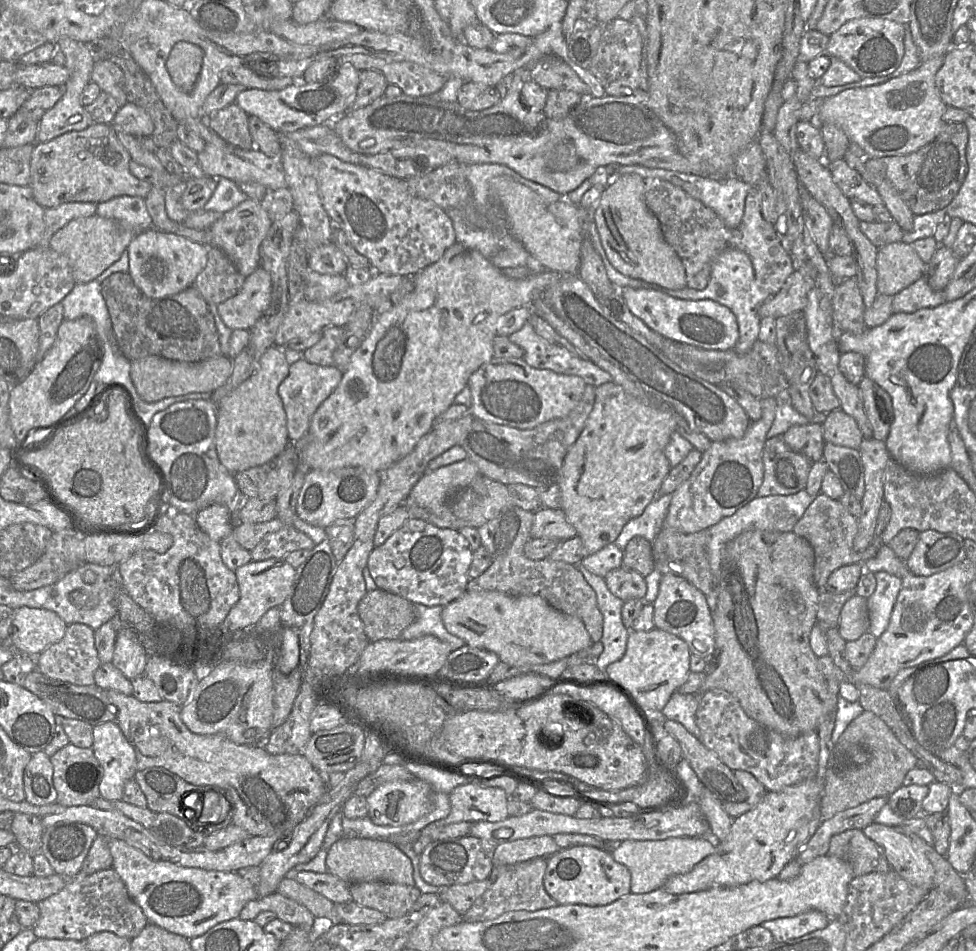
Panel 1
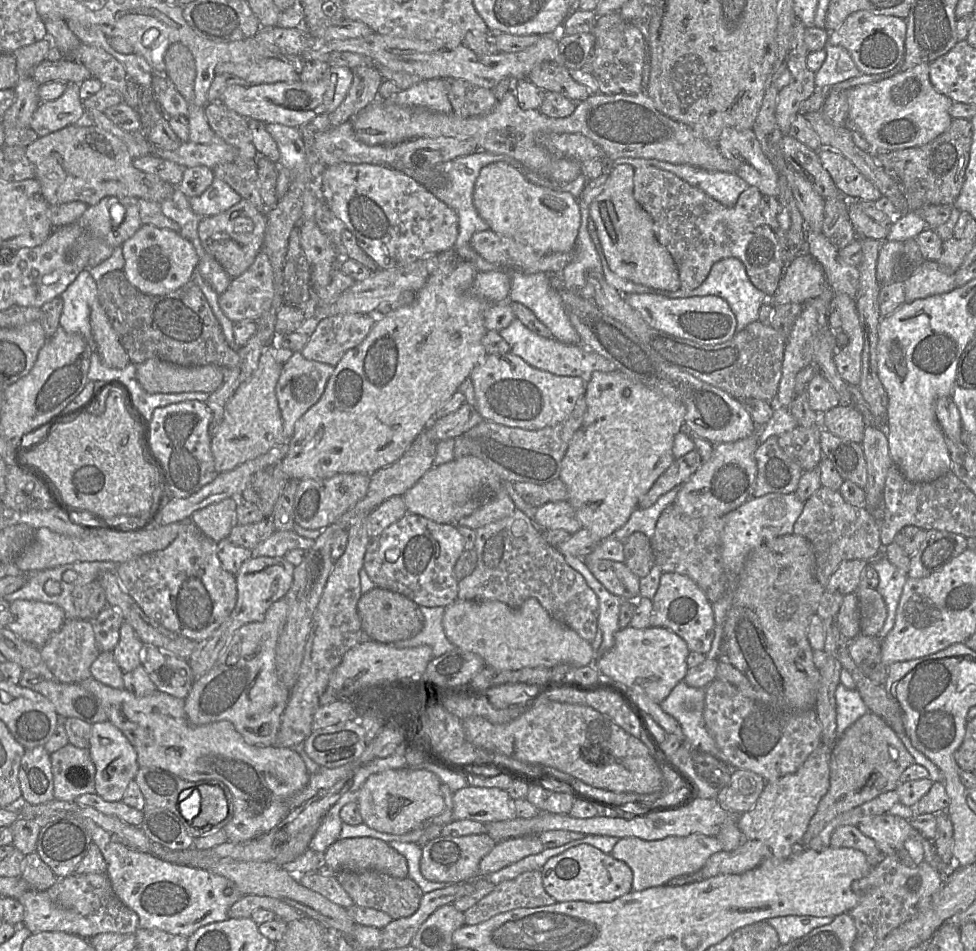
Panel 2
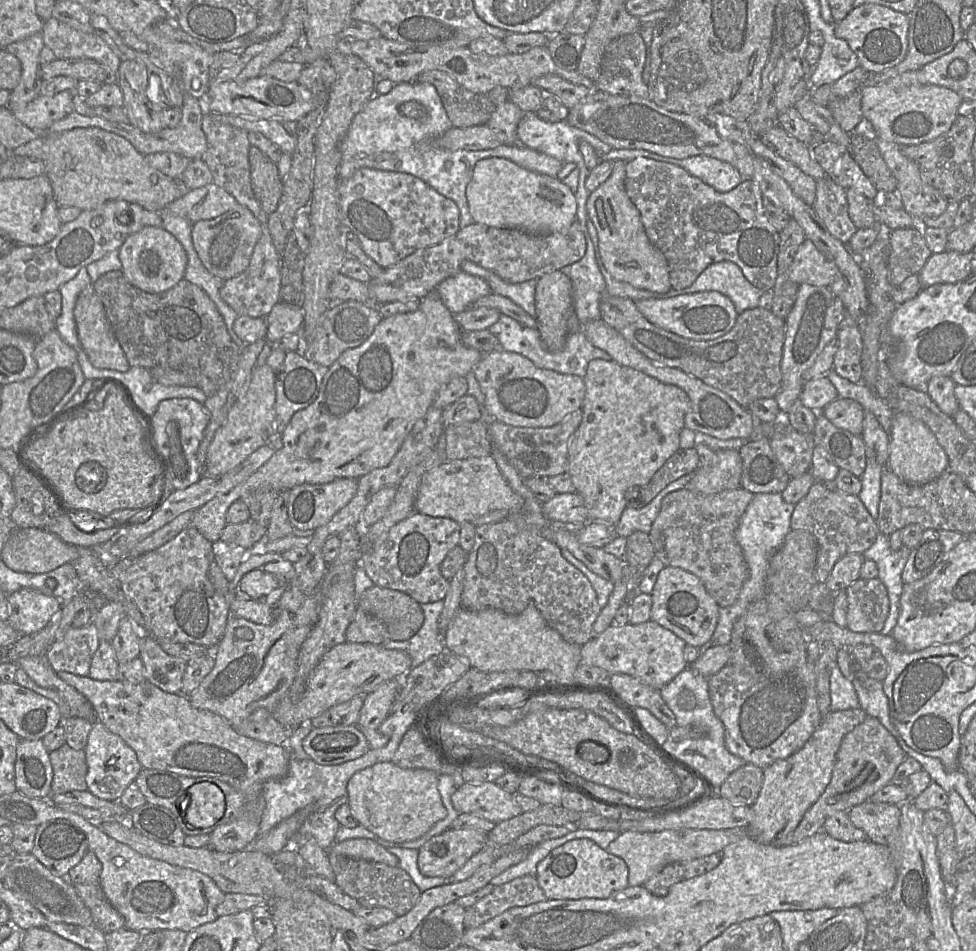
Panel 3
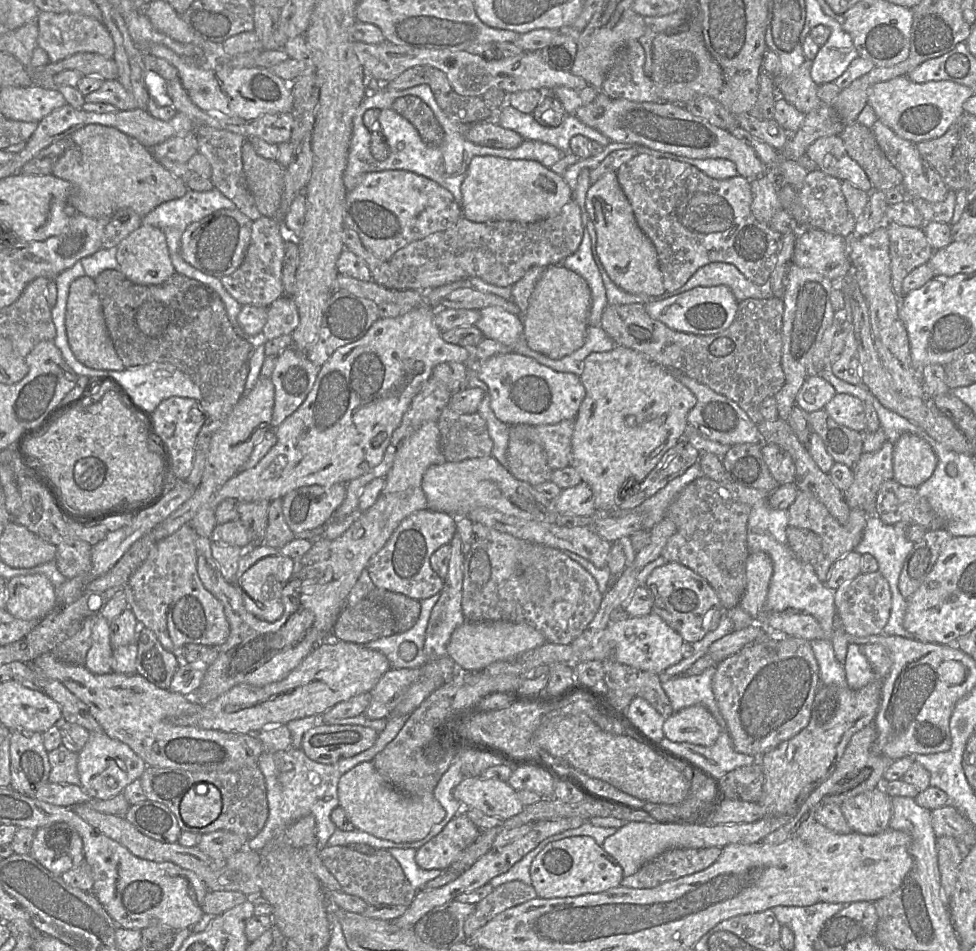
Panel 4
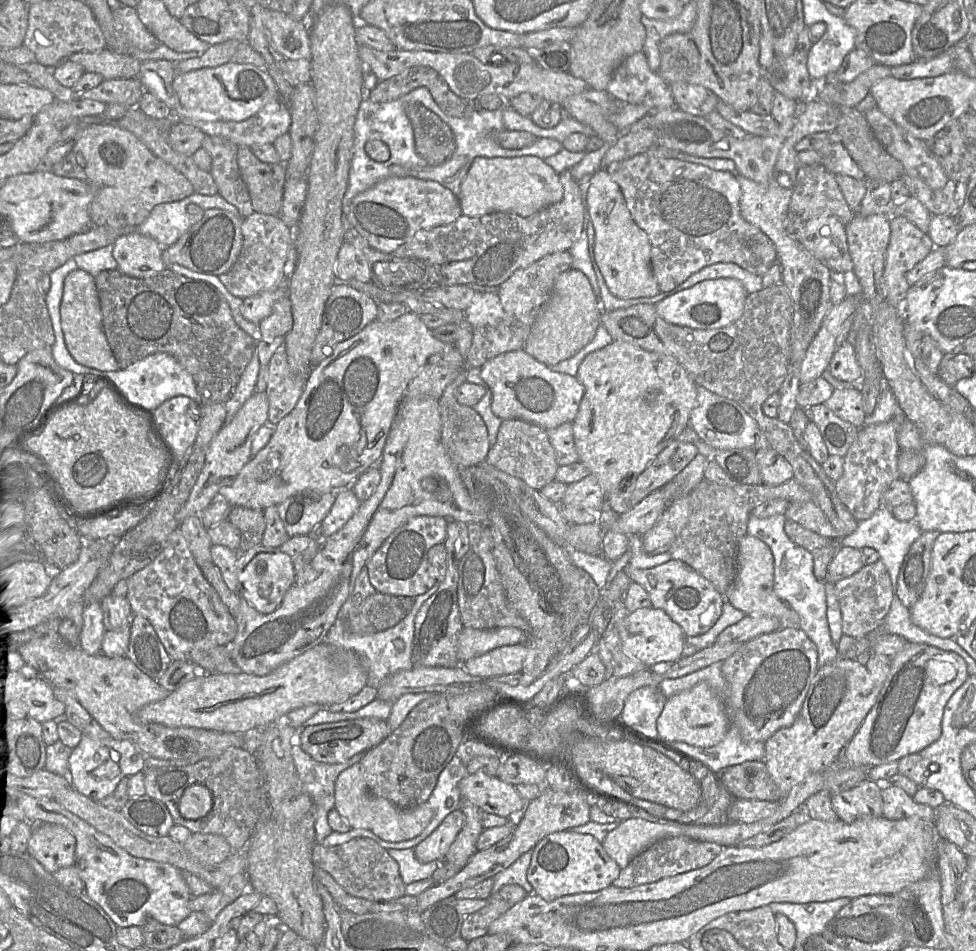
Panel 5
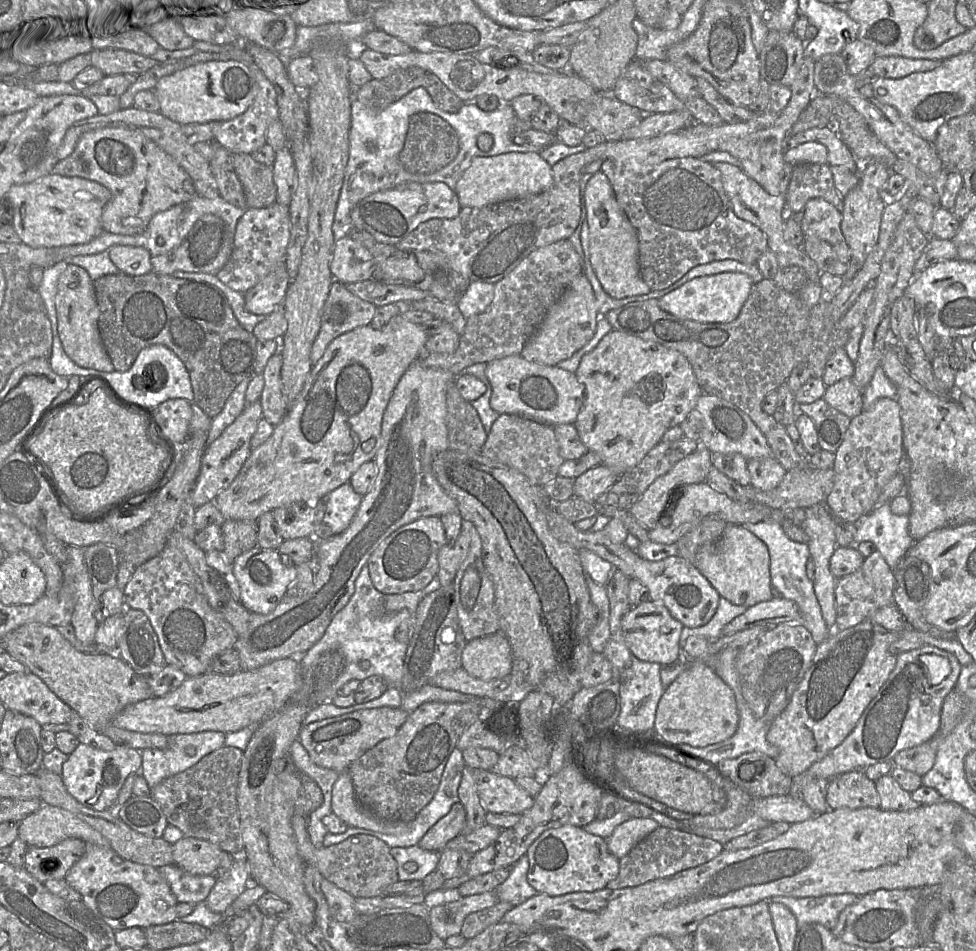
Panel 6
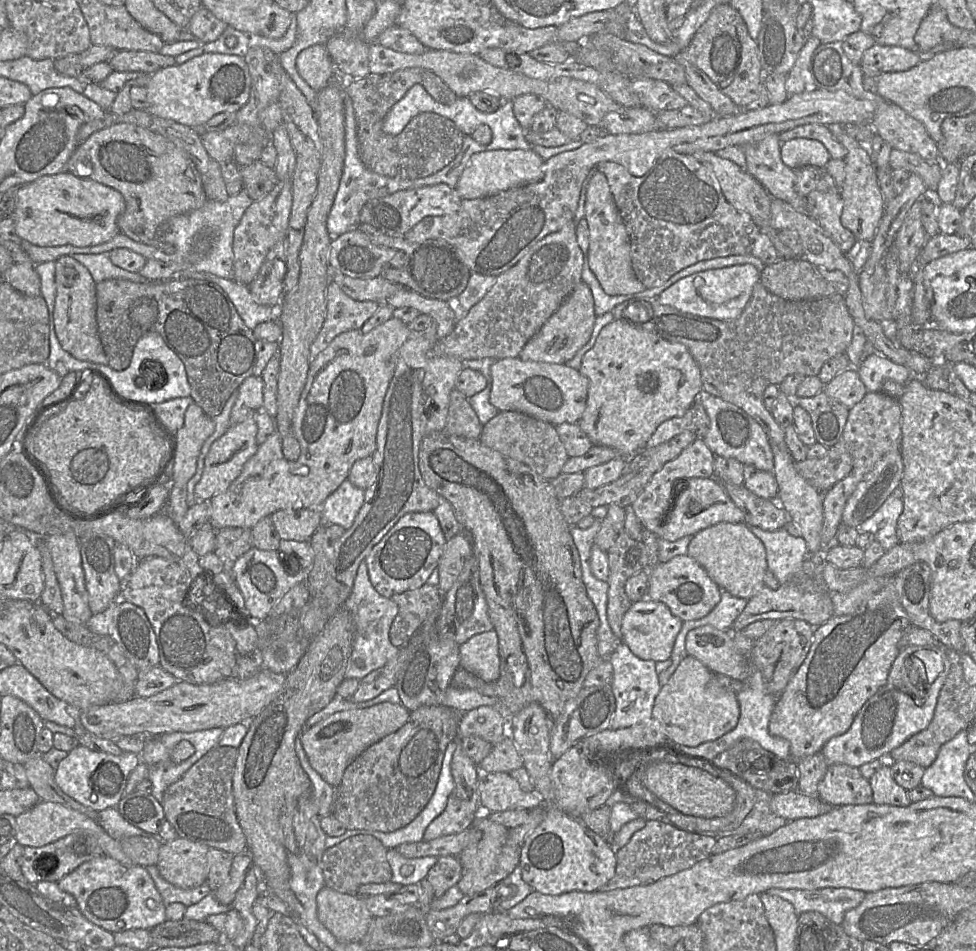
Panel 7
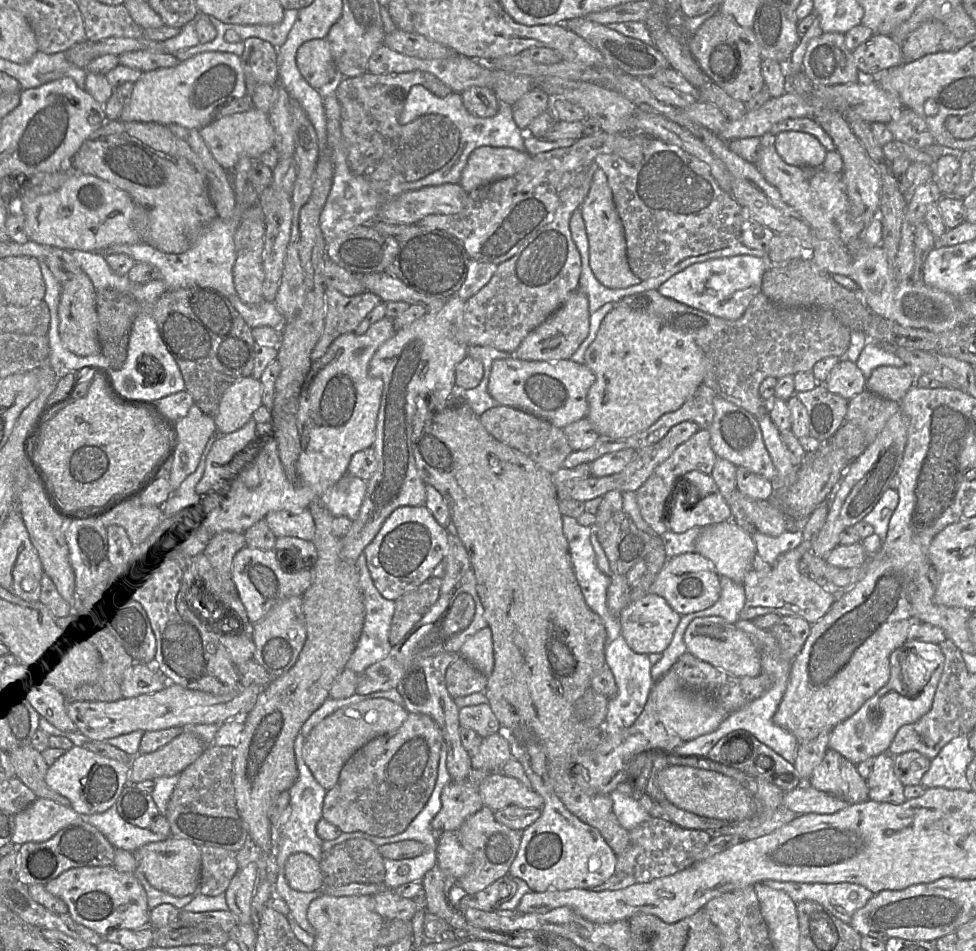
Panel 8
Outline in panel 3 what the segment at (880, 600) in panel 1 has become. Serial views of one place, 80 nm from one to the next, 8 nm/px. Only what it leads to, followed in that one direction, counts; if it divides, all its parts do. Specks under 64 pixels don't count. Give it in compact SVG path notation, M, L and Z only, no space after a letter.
M880 532L875 543L863 553L865 559L876 563L878 578L885 585L890 600L888 617L880 632L883 635L891 635L898 620L900 597L904 587L902 572L910 552L911 549L904 545L898 550L893 550L889 543L889 536Z

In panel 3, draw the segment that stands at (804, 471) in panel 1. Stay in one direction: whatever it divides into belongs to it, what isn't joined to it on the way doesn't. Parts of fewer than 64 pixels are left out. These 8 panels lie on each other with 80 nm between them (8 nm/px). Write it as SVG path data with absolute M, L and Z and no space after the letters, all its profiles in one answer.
M770 438L749 441L738 451L742 458L741 486L752 493L781 493L792 479L774 454Z

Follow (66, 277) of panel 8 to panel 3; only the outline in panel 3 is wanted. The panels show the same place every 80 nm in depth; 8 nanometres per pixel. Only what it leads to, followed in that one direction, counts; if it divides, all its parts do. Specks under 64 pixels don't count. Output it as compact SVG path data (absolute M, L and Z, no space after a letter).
M93 285L86 286L80 292L74 307L74 318L81 347L94 367L120 372L125 372L130 368L125 353L108 320L104 305L96 294Z

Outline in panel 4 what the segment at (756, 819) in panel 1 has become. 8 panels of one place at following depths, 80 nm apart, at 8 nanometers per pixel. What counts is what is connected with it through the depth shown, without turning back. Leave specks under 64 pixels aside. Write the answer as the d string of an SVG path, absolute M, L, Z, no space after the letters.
M876 678L858 690L821 684L808 725L759 758L765 781L758 803L765 808L767 816L796 813L806 797L833 772L851 737L873 723L880 704L882 681Z

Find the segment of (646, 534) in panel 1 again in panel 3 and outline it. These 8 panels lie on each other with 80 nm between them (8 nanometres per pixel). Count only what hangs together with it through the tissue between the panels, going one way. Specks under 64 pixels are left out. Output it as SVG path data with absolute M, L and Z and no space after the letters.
M692 473L671 482L661 490L648 504L641 508L626 507L616 524L616 532L620 537L628 538L635 531L649 534L652 524L657 518L663 499L670 493L683 489L692 478Z

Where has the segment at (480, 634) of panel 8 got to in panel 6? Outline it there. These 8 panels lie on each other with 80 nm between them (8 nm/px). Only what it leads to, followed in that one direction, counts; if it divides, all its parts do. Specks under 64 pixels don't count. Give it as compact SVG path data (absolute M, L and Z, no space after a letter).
M501 633L468 641L462 652L462 668L481 680L501 679L512 670L512 651L507 638Z

